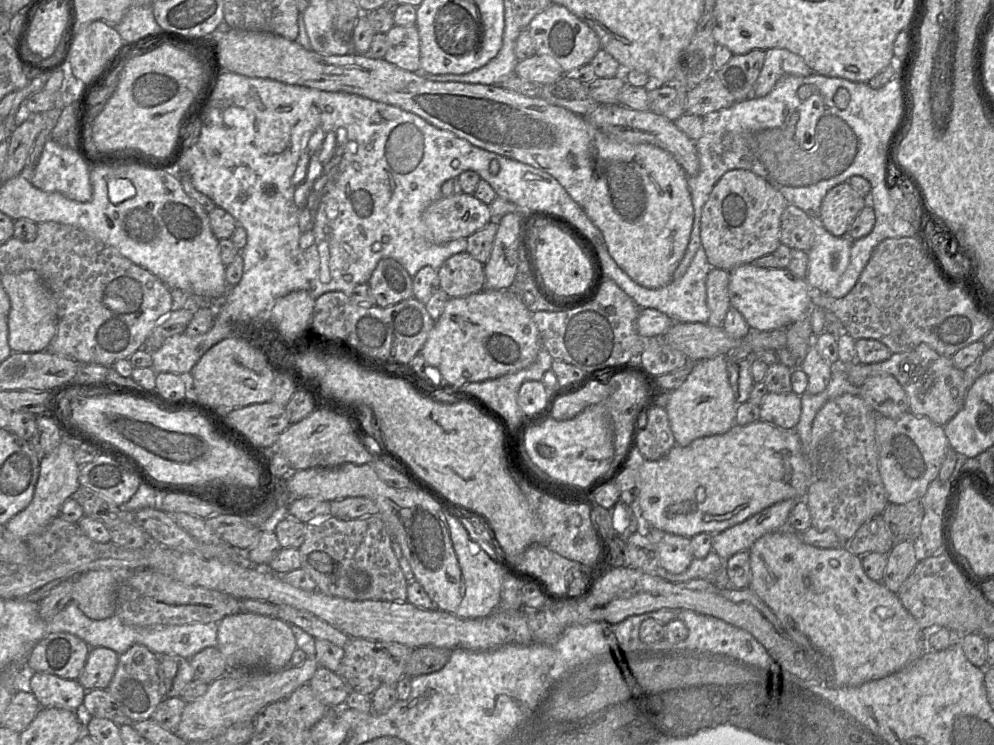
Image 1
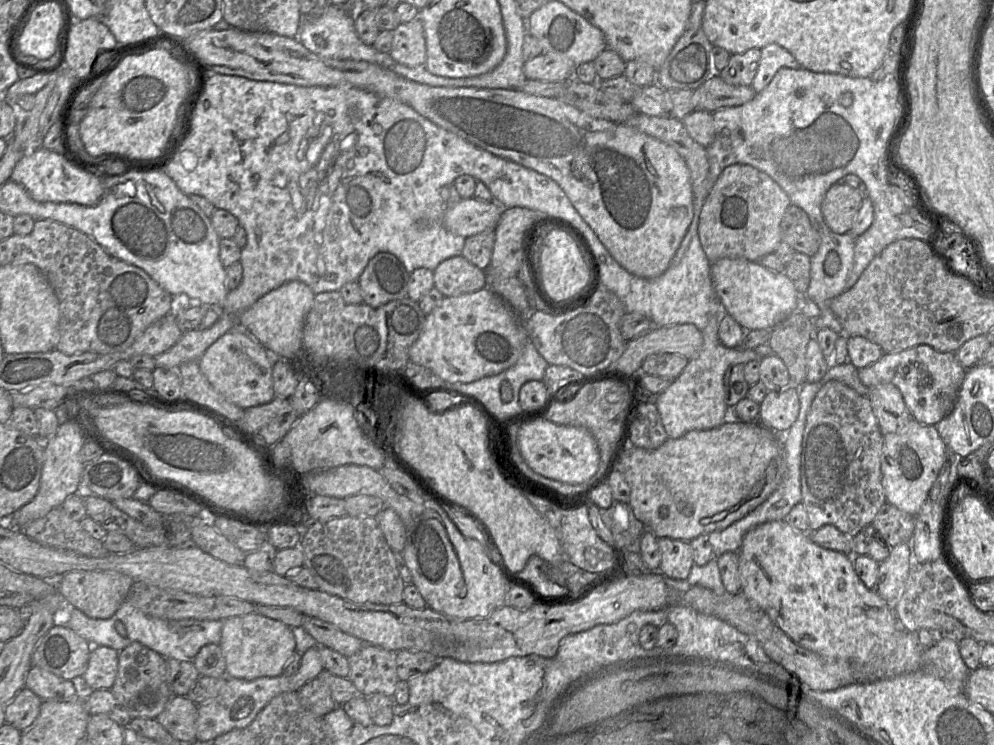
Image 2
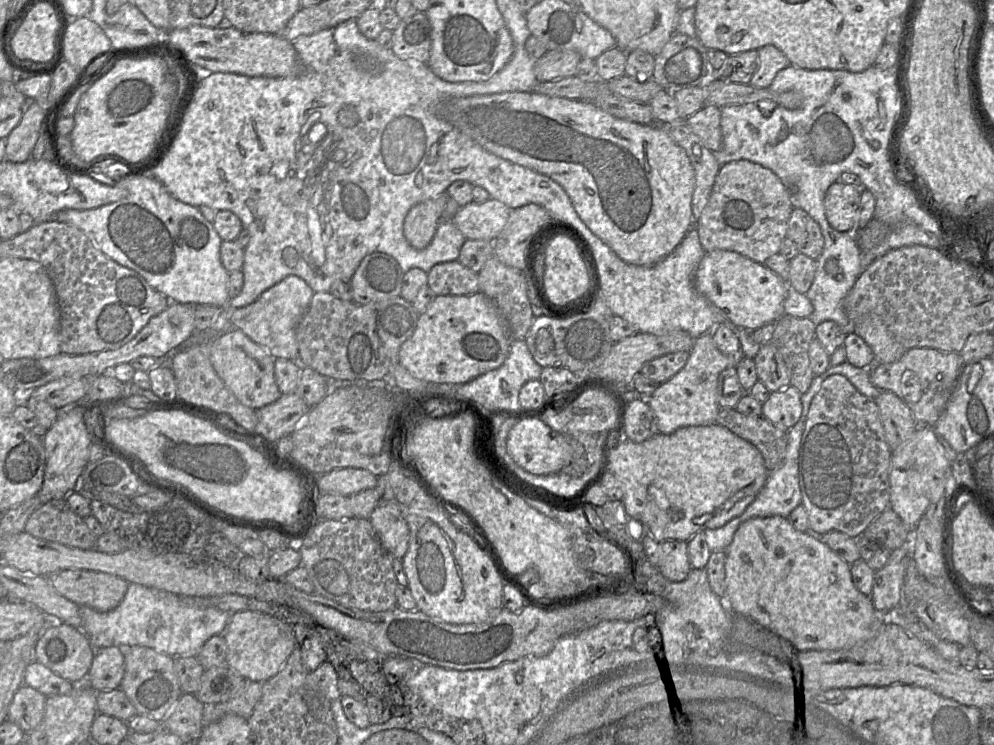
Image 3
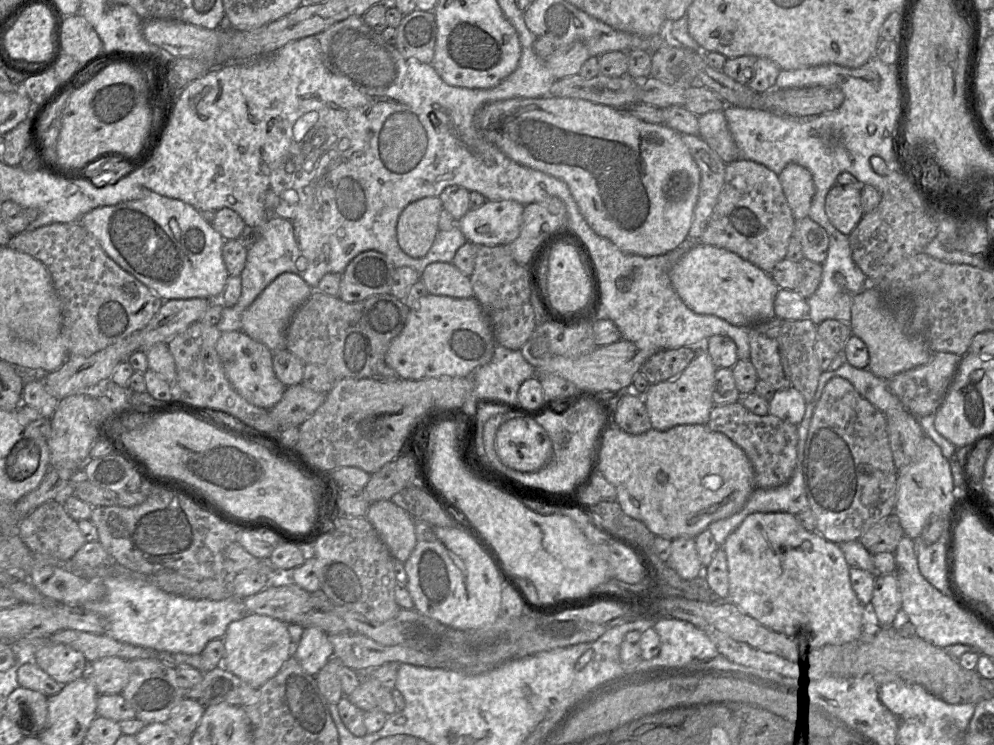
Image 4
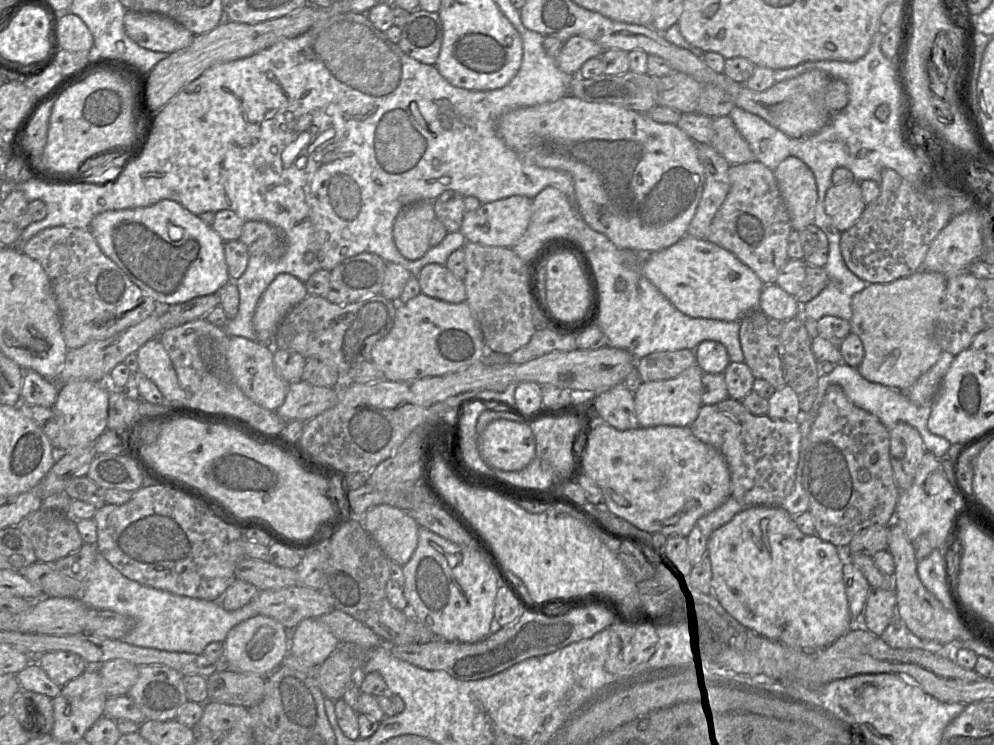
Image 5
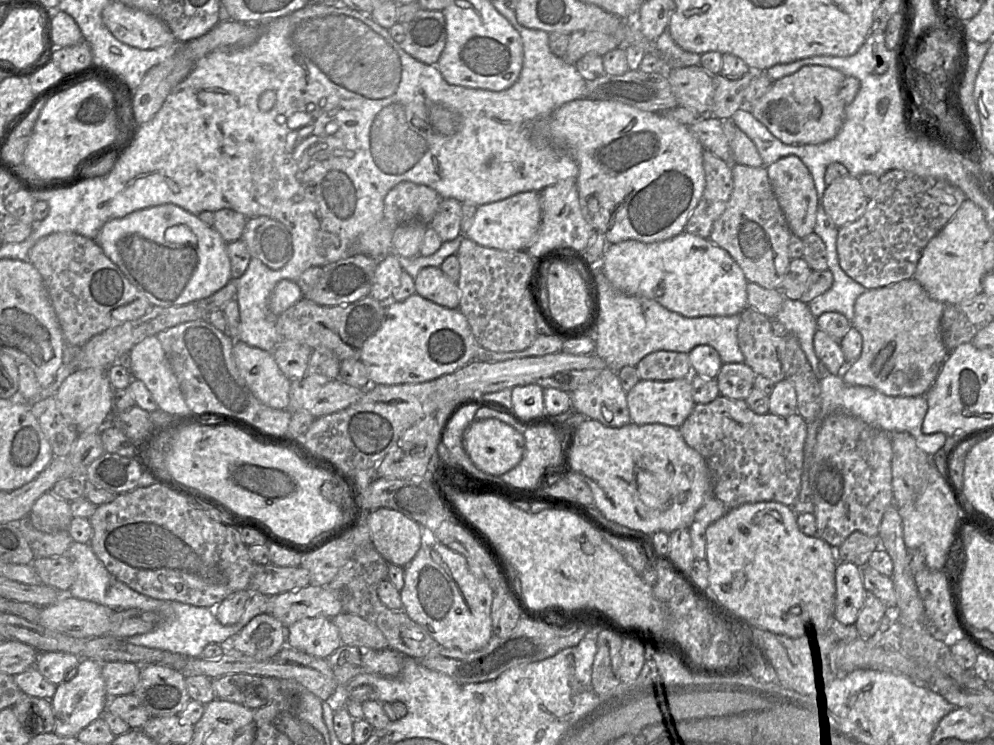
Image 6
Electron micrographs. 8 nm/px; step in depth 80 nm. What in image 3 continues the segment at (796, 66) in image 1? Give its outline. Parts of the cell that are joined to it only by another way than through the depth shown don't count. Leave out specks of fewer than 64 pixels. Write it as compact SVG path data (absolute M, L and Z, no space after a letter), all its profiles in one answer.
M772 45L758 50L758 68L749 84L755 88L769 88L776 74L790 64L783 52Z

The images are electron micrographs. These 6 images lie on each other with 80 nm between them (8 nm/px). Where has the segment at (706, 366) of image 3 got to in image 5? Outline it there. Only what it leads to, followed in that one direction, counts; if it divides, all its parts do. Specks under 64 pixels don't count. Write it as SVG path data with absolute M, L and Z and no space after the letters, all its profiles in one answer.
M694 363L675 378L642 382L633 393L634 410L640 427L690 426L697 418L702 403L702 377L704 372Z

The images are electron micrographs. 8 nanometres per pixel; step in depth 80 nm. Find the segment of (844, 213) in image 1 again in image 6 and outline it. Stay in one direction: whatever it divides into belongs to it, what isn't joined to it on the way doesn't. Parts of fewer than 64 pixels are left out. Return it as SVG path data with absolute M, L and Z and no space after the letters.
M847 175L833 180L826 187L823 207L840 228L859 219L866 210L868 200L859 178Z

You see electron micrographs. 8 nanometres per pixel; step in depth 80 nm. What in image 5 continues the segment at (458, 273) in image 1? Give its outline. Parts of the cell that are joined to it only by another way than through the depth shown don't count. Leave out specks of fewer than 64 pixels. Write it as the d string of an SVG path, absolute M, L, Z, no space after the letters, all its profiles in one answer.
M431 263L425 265L417 276L422 294L447 303L466 301L463 280L455 277L445 265Z

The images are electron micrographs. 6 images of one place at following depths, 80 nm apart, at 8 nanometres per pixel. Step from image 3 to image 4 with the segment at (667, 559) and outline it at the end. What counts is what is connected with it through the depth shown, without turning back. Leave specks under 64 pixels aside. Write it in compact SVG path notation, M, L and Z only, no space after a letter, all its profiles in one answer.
M695 538L672 540L668 565L685 580L693 580L702 575L705 567L700 561Z

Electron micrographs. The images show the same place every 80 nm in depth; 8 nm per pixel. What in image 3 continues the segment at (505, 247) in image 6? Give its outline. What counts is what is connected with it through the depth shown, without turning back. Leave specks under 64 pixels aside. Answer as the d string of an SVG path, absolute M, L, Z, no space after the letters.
M489 199L483 203L470 202L458 209L452 223L466 239L494 241L507 223L510 208Z

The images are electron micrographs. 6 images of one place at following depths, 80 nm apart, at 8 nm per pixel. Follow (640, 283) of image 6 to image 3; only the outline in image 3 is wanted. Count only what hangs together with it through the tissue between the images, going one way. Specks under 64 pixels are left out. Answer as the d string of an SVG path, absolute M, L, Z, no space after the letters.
M706 252L696 269L694 284L698 292L718 307L736 328L753 331L774 323L784 315L783 303L789 289L788 282L763 264L737 252Z

